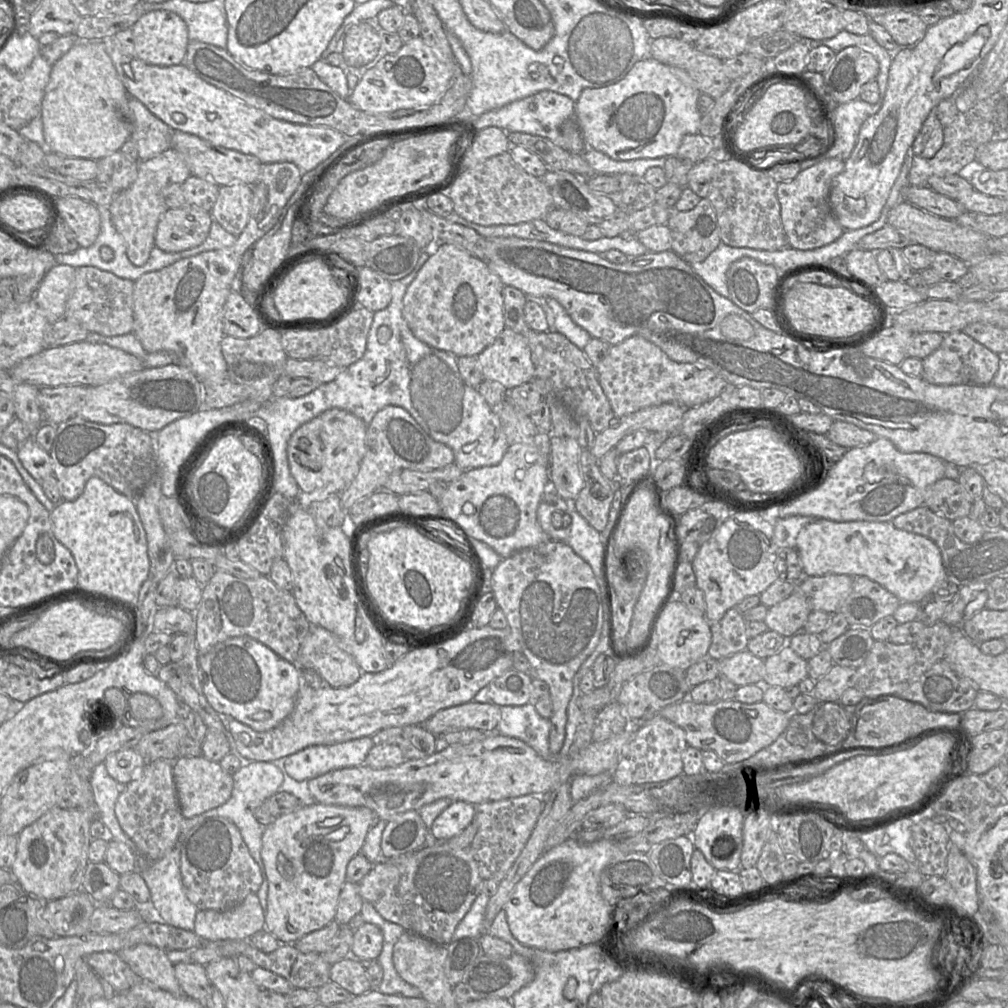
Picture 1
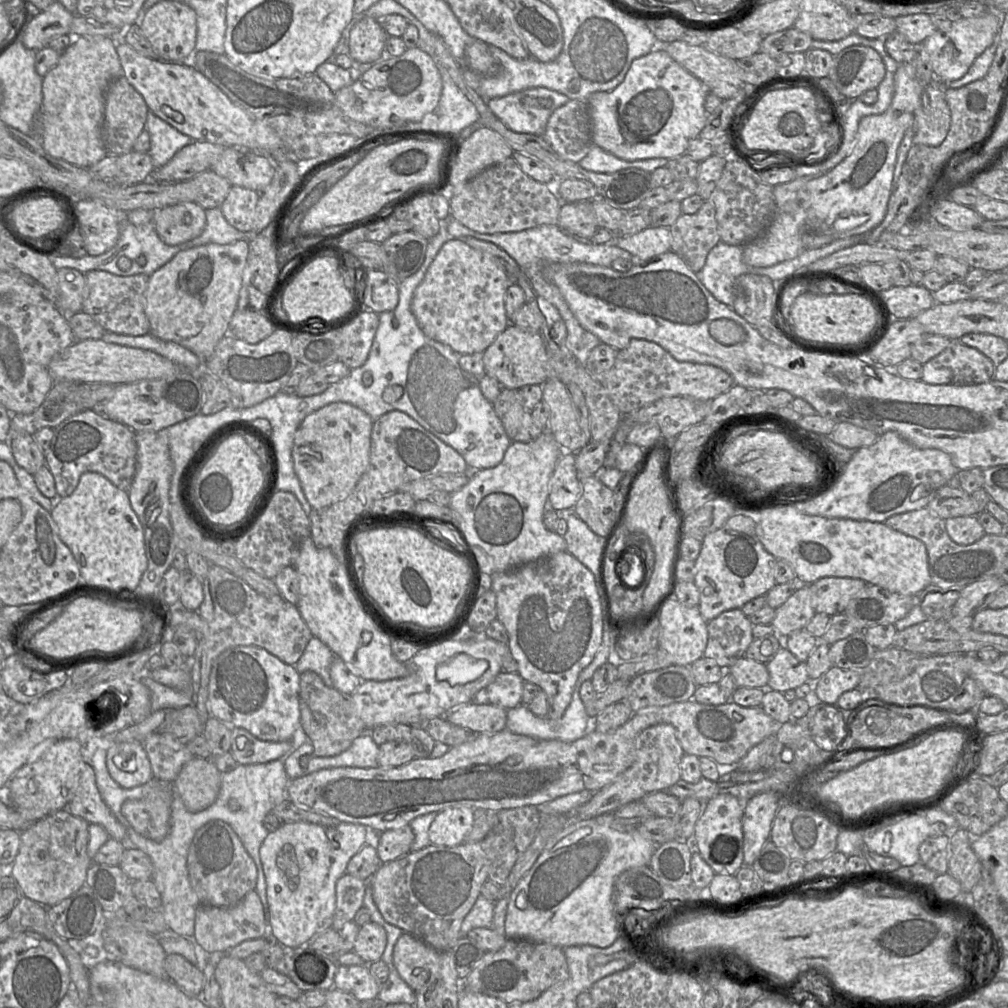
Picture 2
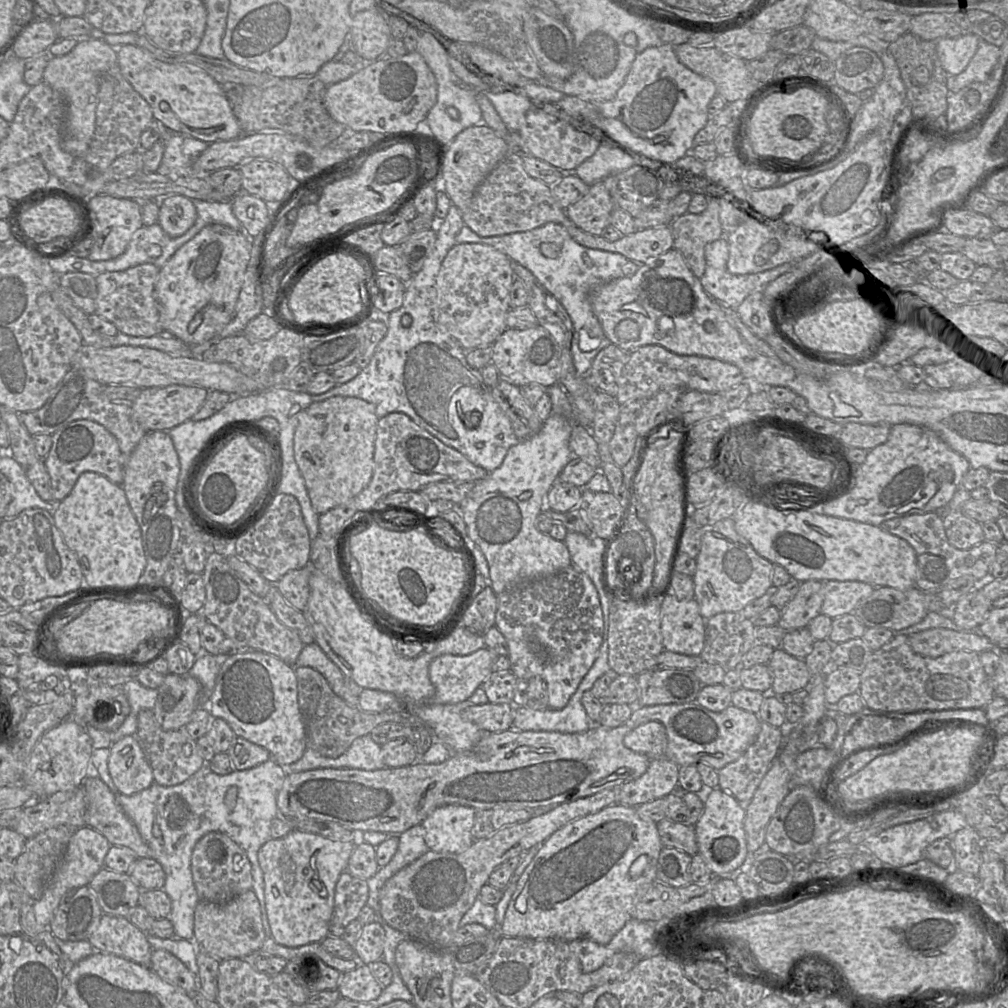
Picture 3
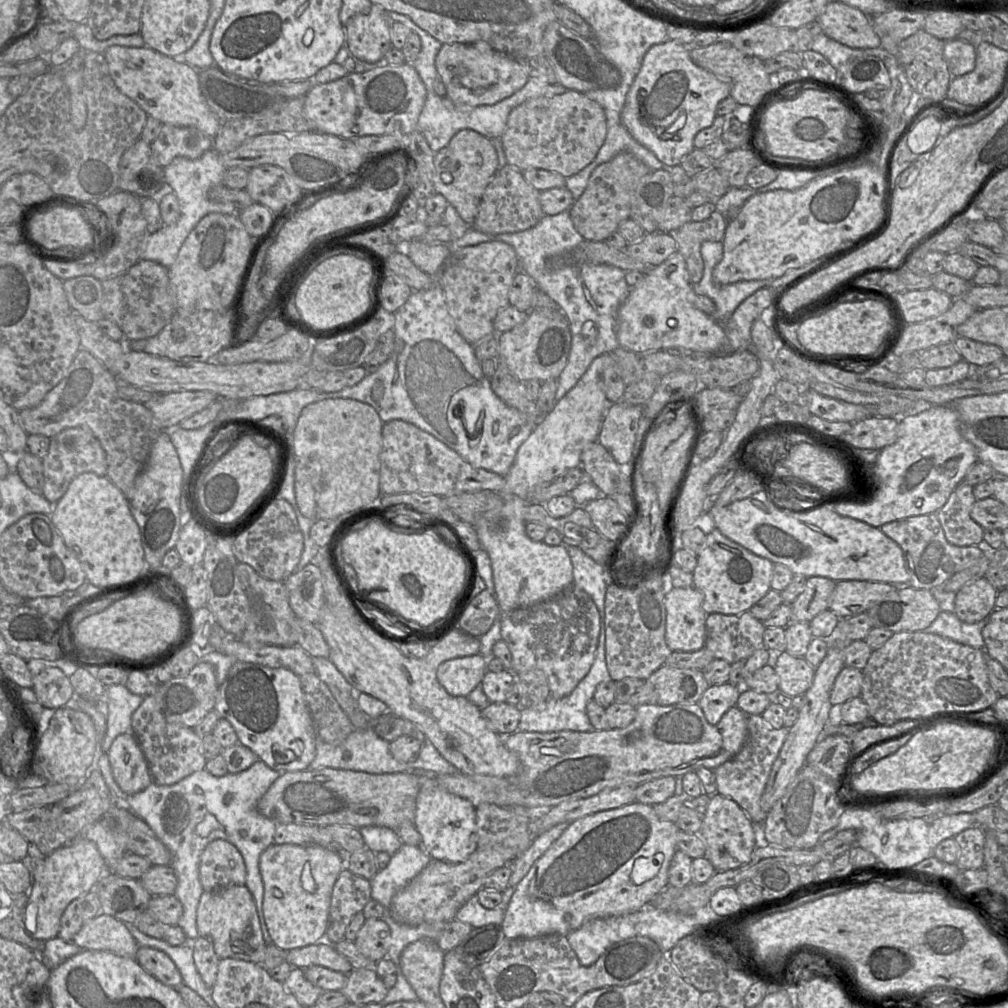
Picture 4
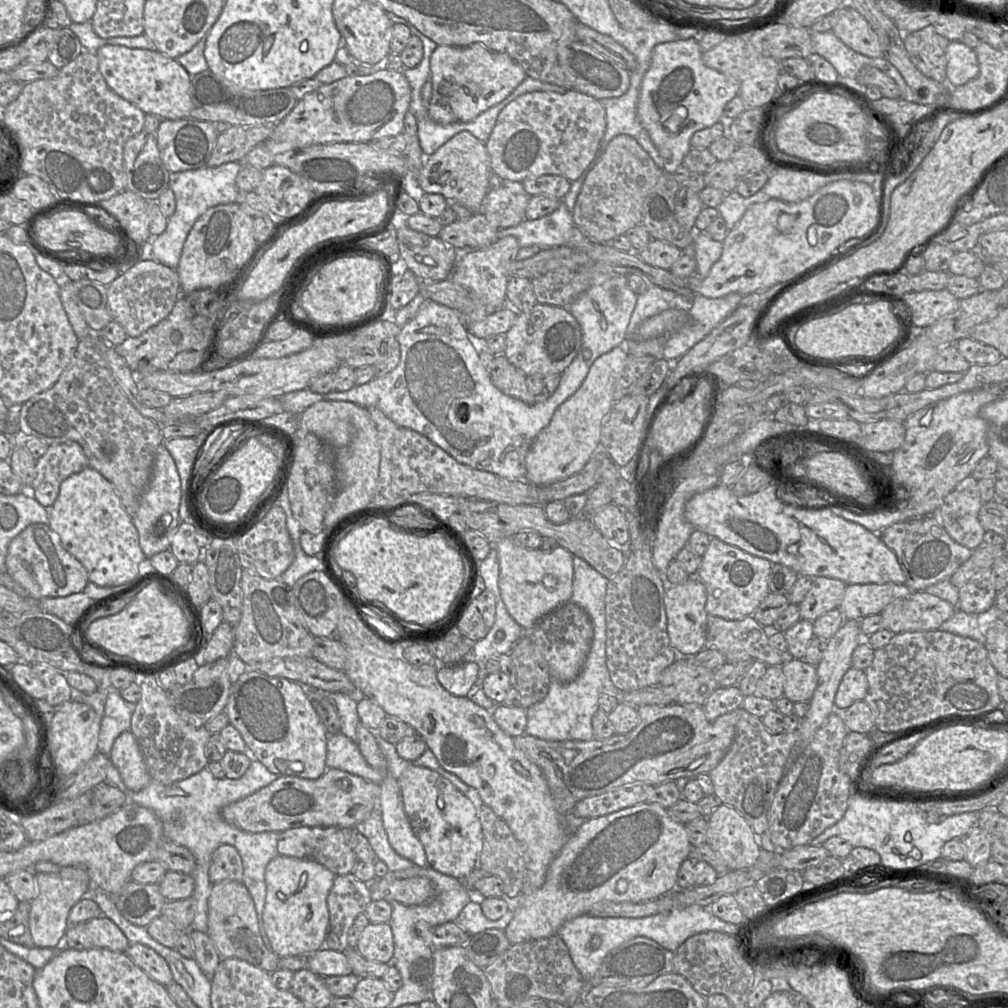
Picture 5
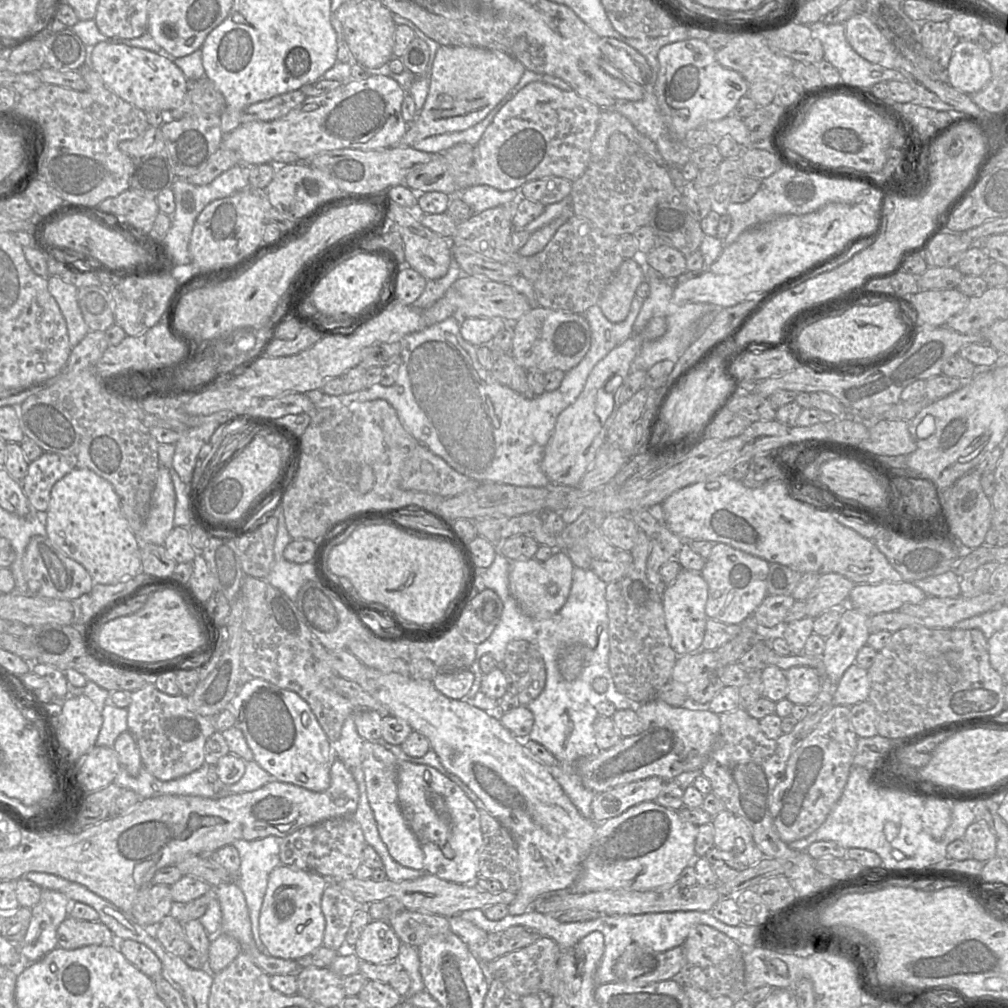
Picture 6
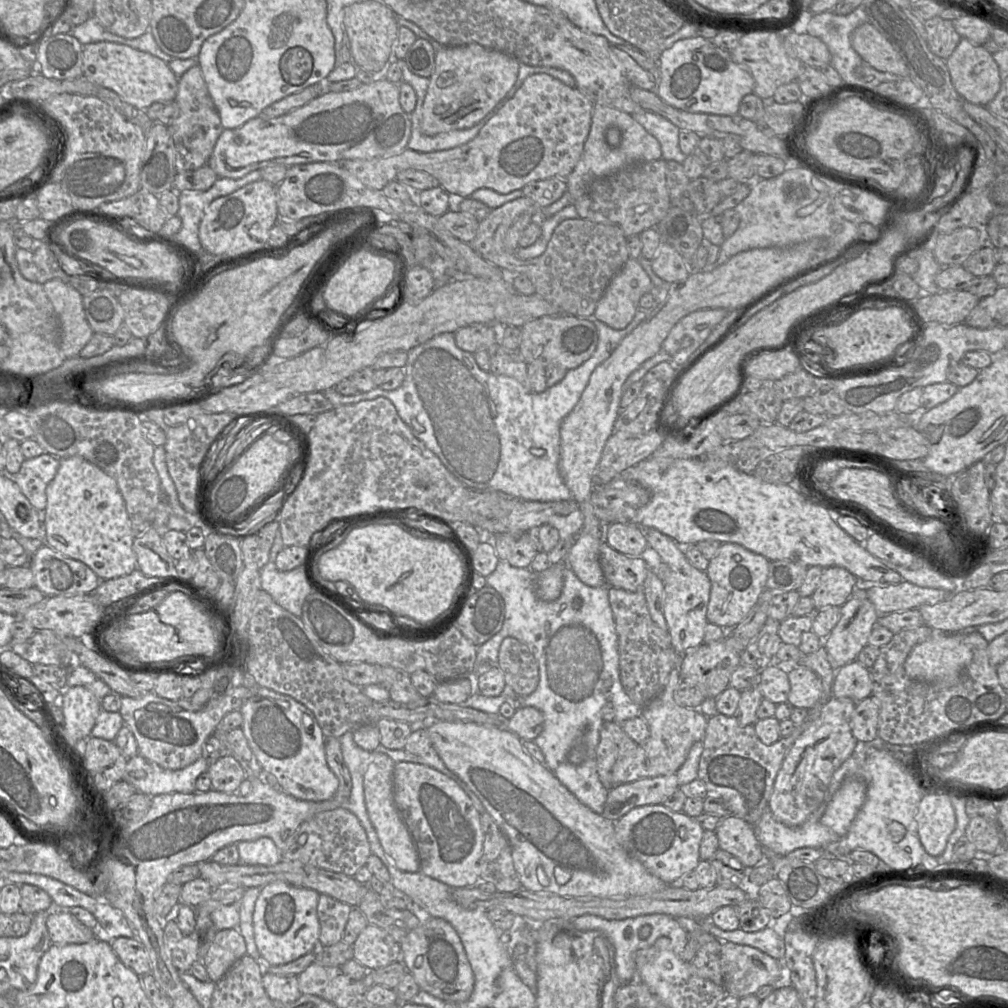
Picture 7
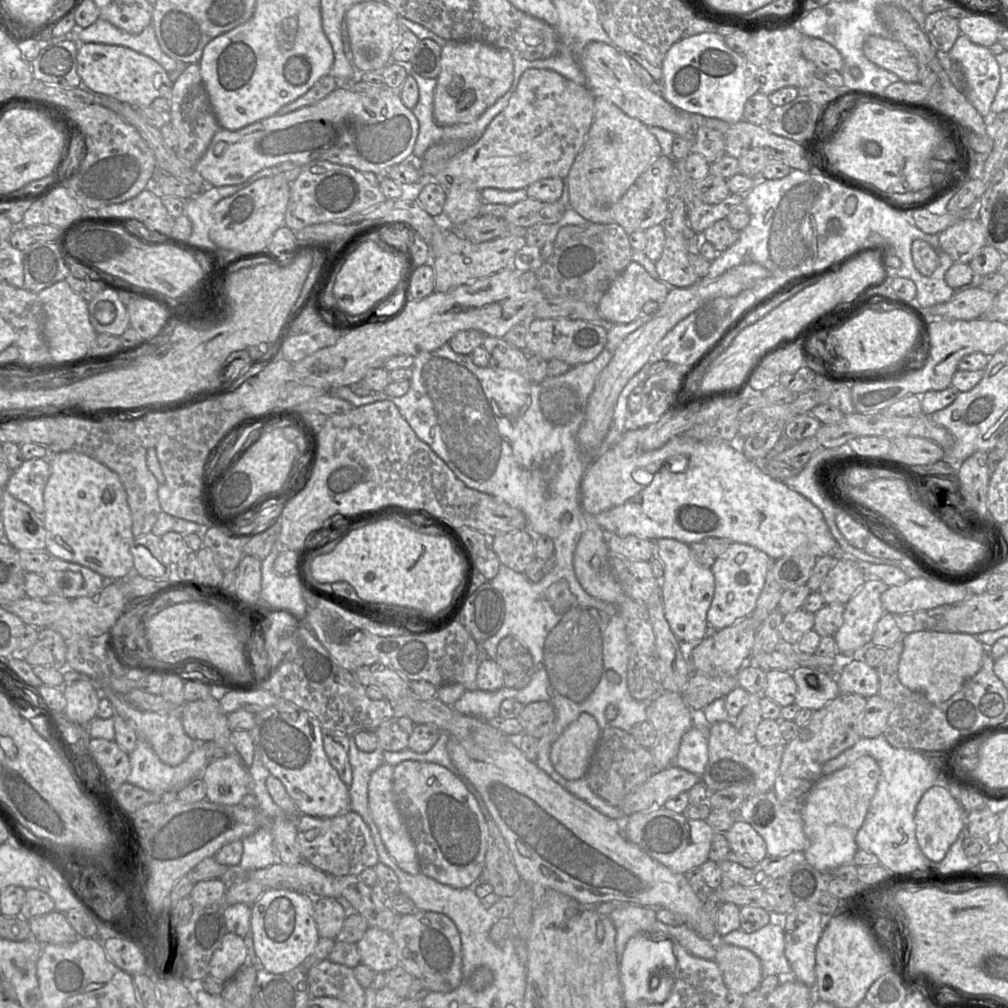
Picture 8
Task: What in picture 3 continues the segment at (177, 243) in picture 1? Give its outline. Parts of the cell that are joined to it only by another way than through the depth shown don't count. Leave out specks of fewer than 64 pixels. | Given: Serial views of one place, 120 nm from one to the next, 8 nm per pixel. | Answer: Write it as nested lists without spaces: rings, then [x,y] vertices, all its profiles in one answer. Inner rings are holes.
[[[176,194],[159,200],[158,224],[170,237],[185,234],[196,219],[197,210],[192,199]]]

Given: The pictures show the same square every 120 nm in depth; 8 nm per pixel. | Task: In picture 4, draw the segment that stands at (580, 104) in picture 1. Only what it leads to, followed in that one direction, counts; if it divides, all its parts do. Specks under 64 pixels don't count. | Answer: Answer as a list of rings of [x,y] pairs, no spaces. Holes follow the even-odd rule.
[[[669,39],[651,46],[646,52],[627,93],[621,121],[638,143],[652,151],[665,167],[672,167],[680,165],[682,159],[695,149],[694,137],[699,131],[712,125],[718,103],[729,95],[730,85],[727,81],[696,65],[683,43]]]

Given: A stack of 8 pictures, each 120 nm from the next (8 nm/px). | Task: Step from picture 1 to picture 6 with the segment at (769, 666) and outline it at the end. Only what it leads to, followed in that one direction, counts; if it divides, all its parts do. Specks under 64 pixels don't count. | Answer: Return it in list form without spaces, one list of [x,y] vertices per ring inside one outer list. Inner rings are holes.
[[[795,666],[785,671],[788,683],[787,699],[793,704],[808,706],[821,690],[822,679],[818,673],[806,666]]]

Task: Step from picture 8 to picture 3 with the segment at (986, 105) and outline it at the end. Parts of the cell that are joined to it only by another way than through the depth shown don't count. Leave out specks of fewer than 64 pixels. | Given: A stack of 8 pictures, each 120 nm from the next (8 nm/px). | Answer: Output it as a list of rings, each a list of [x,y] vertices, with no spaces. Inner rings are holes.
[[[974,33],[958,37],[942,37],[936,40],[936,51],[943,69],[948,75],[961,73],[975,54],[981,38]]]

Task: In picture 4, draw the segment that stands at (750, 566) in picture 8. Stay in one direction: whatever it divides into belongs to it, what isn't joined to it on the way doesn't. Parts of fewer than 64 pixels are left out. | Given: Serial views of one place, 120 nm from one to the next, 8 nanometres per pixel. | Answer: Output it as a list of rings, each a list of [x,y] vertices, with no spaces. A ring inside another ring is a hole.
[[[717,528],[706,535],[706,545],[697,556],[693,586],[703,594],[706,614],[740,614],[748,611],[771,589],[773,563],[724,536]]]

